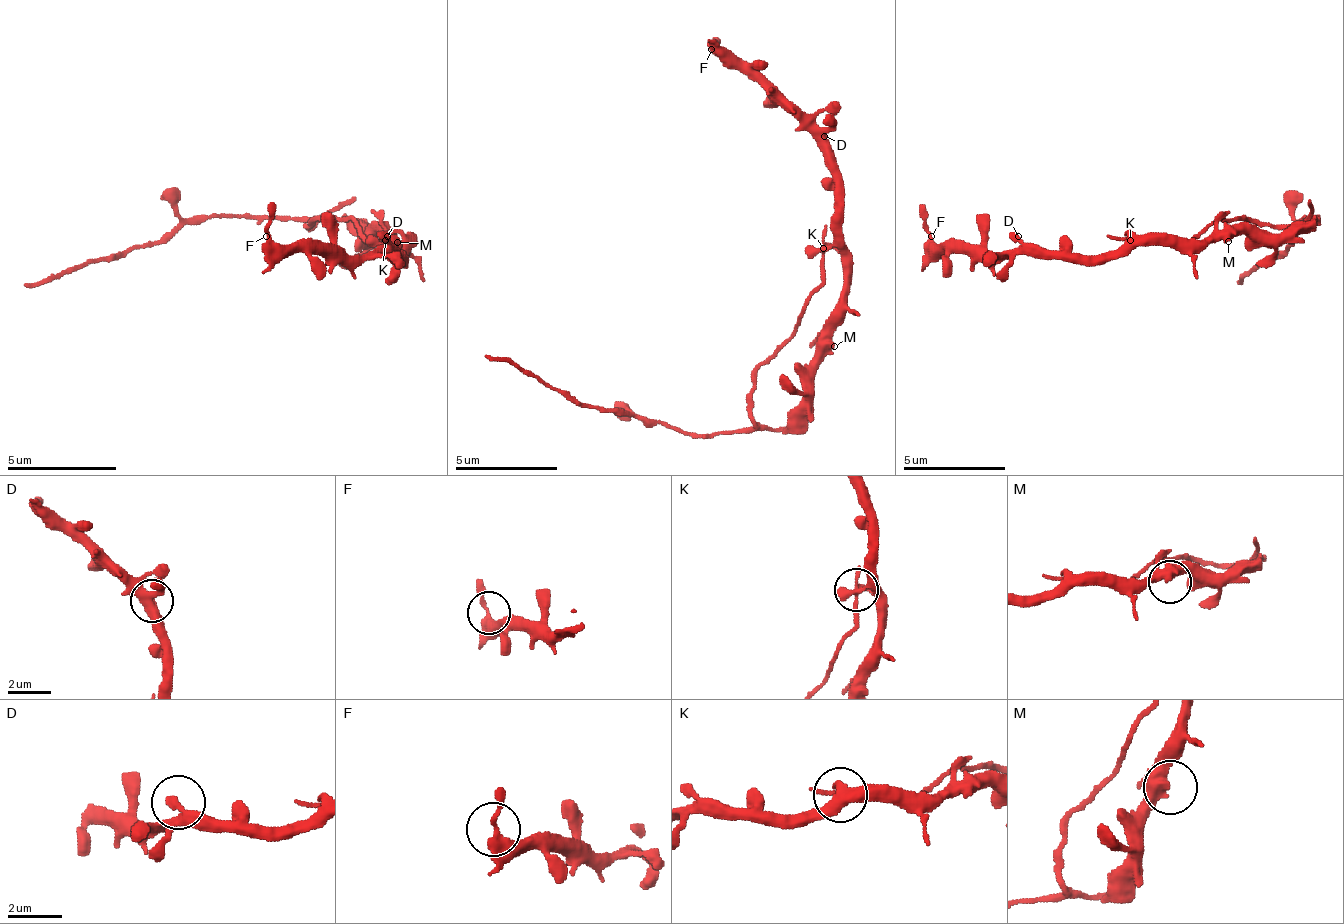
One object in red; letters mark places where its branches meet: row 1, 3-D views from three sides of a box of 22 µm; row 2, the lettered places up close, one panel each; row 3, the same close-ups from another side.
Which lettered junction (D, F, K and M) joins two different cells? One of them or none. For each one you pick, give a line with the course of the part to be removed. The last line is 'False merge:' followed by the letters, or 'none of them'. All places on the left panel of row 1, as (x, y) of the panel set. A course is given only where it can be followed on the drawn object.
K: Course of the part to remove: (387, 242), (370, 242), (348, 220), (315, 220), (310, 225), (282, 214), (195, 214), (156, 242), (25, 285)
False merge: K

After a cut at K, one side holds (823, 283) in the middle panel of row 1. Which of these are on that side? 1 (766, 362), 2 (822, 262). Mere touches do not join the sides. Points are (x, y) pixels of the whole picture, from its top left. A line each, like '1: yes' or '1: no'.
1: yes
2: yes

